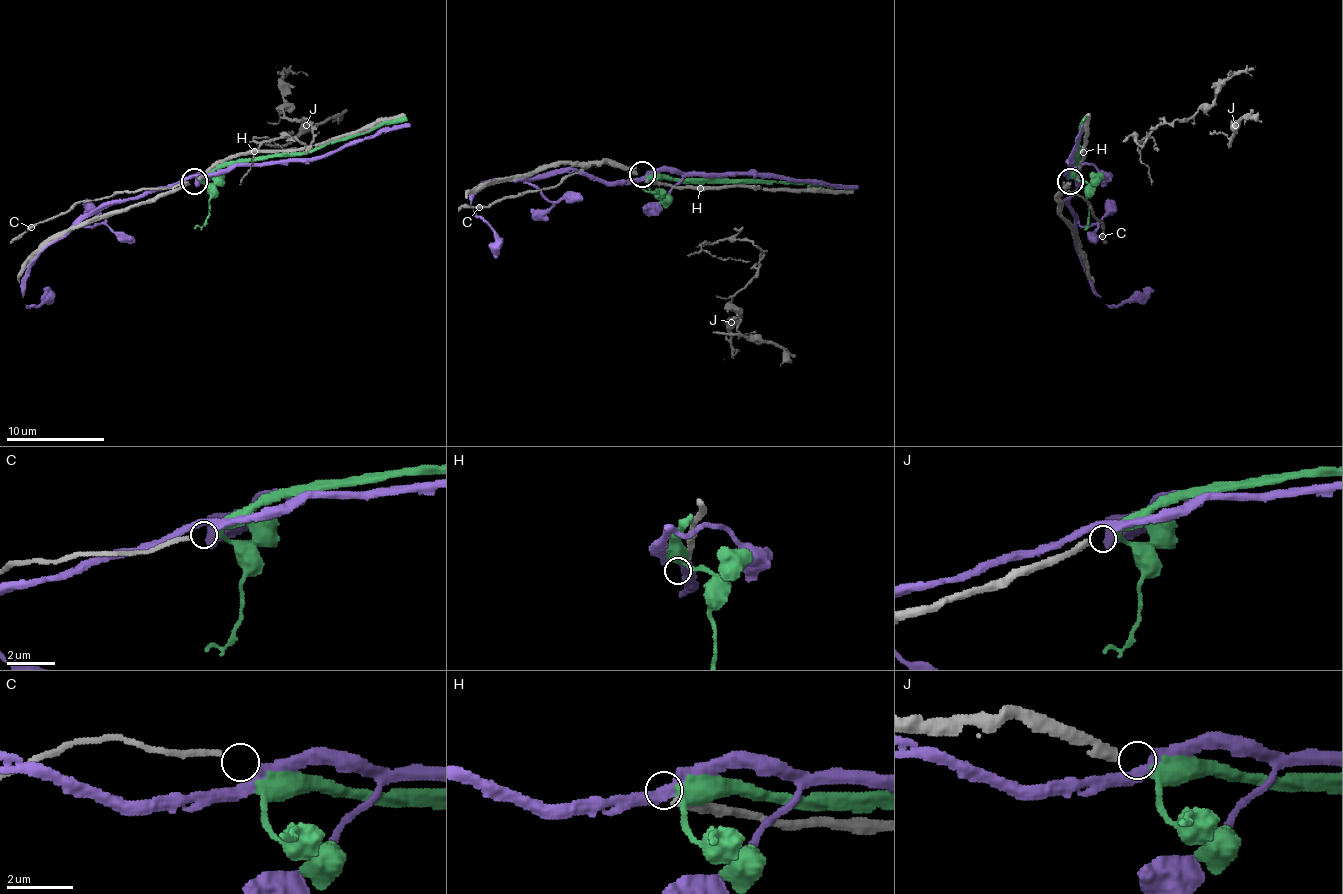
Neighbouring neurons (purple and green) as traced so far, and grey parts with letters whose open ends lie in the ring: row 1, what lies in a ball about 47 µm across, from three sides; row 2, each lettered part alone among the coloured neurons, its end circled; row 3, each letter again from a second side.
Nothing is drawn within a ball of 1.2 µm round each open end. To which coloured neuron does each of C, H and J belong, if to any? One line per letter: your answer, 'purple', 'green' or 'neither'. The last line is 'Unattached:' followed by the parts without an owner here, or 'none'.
C: purple
H: neither
J: green
Unattached: H

